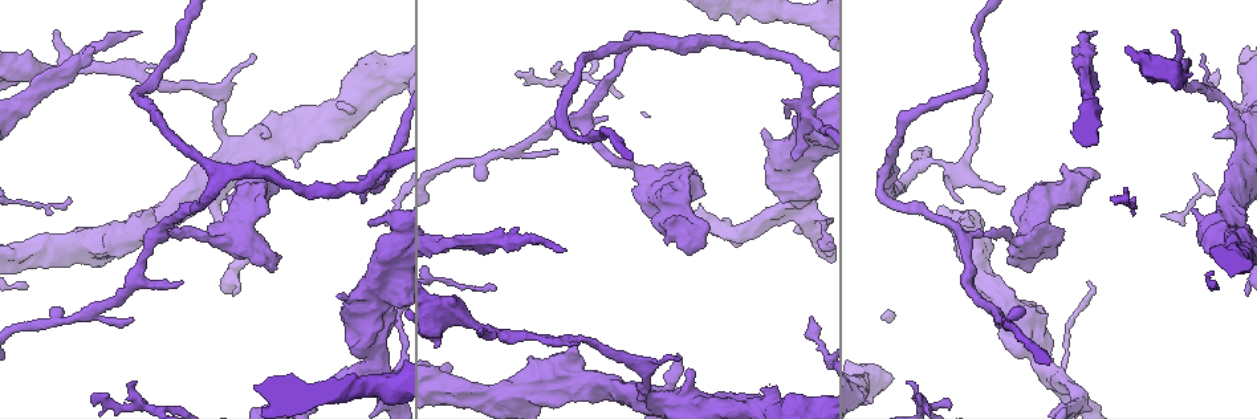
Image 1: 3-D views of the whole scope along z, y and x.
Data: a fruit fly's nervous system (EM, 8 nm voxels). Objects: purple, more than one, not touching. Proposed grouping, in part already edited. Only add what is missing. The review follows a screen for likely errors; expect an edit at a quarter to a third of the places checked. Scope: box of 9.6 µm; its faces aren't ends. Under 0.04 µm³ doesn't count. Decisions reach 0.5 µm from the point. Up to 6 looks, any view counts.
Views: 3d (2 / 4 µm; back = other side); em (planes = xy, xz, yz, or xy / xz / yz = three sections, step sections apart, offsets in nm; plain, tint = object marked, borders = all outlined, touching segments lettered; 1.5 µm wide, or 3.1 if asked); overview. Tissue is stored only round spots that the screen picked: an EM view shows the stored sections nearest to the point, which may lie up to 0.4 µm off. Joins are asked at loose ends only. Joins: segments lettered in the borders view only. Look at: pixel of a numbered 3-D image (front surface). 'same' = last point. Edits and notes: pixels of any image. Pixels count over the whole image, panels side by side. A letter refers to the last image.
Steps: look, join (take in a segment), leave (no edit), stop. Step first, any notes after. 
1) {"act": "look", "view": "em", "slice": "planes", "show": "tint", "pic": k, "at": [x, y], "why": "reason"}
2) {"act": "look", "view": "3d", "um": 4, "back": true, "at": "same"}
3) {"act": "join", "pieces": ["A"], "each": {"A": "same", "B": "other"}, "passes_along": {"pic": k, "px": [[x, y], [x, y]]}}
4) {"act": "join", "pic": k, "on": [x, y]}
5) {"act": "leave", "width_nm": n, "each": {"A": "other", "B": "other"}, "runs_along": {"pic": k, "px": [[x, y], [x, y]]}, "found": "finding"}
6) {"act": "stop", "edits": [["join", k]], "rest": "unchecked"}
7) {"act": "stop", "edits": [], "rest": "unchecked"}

{"act": "look", "view": "em", "slice": "yz", "step": 4, "show": "tint", "pic": 1, "at": [1177, 30], "why": "free end"}

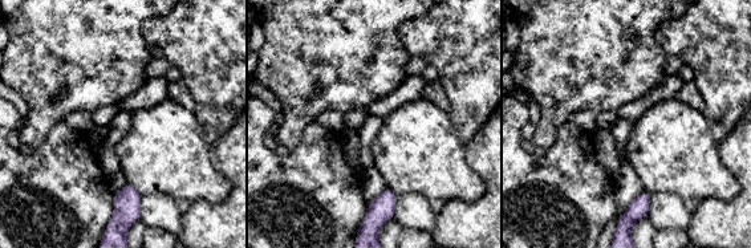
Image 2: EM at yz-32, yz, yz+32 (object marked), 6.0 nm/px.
{"act": "look", "view": "em", "slice": "planes", "show": "borders", "at": "same", "why": "another direction"}

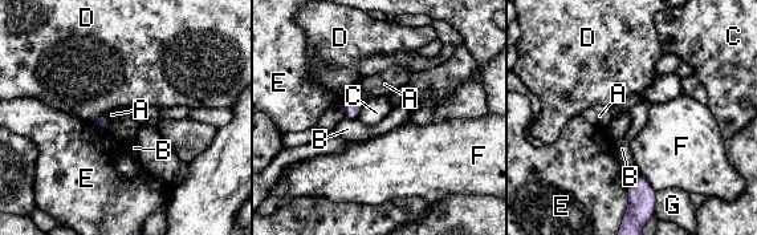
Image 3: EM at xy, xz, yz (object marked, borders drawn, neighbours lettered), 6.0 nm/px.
{"act": "leave", "each": {"A": "other", "B": "other", "C": "other", "D": "other", "E": "other", "F": "other", "G": "other"}, "border": {"pic": 3, "px": [[345, 117], [355, 120]]}, "found": "none of them fits"}

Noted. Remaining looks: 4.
{"act": "look", "view": "3d", "um": 4, "back": true, "pic": 1, "at": [761, 387], "why": "thick end"}

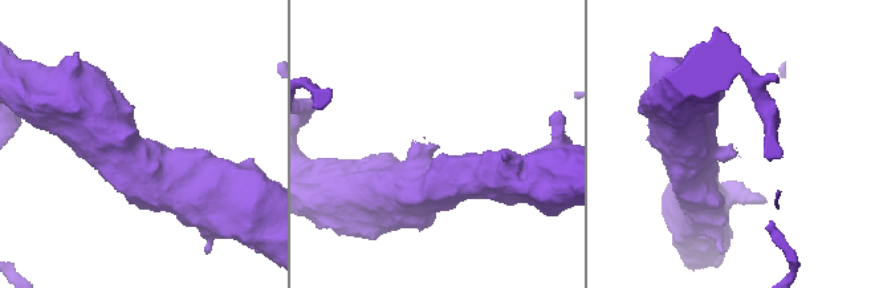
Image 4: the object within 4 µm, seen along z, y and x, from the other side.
{"act": "look", "view": "em", "slice": "xy", "step": 4, "show": "borders", "pic": 4, "at": [732, 143]}

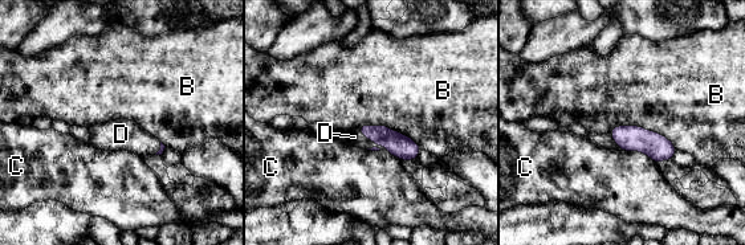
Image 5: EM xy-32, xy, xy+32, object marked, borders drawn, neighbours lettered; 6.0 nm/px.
{"act": "join", "pieces": ["D"], "longest_contact_nm": ["B", 420], "each": {"B": "other", "C": "other", "D": "same"}, "passes_along": {"pic": 5, "px": [[404, 148], [371, 139], [354, 137]]}, "found": "the cell continues"}

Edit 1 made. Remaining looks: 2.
{"act": "look", "view": "3d", "um": 4, "pic": 1, "at": [563, 249], "why": "long arm stops here"}

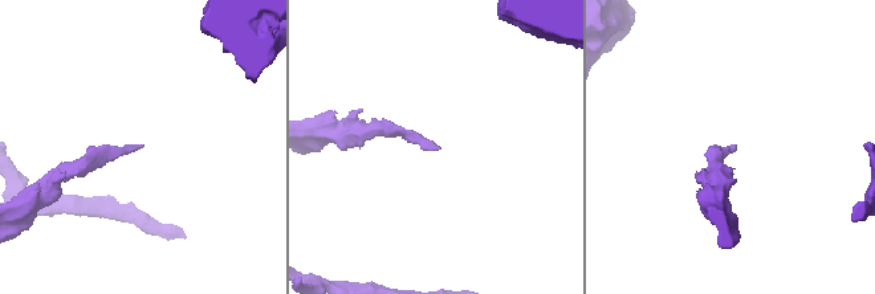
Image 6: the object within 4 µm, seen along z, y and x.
{"act": "look", "view": "em", "slice": "planes", "show": "borders", "pic": 6, "at": [436, 150], "why": "shape alone is not enough"}

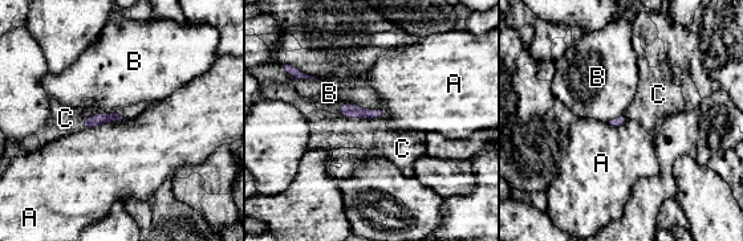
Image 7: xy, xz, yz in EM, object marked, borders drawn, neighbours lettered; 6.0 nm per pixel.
{"act": "join", "pieces": ["C"], "each": {"A": "other", "B": "other", "C": "same"}, "passes_along": {"pic": 7, "px": [[348, 110], [360, 118], [328, 130]]}, "found": "it goes on there"}

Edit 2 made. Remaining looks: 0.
{"act": "stop", "edits": [["join", 5], ["join", 7]], "rest": "unchecked"}

